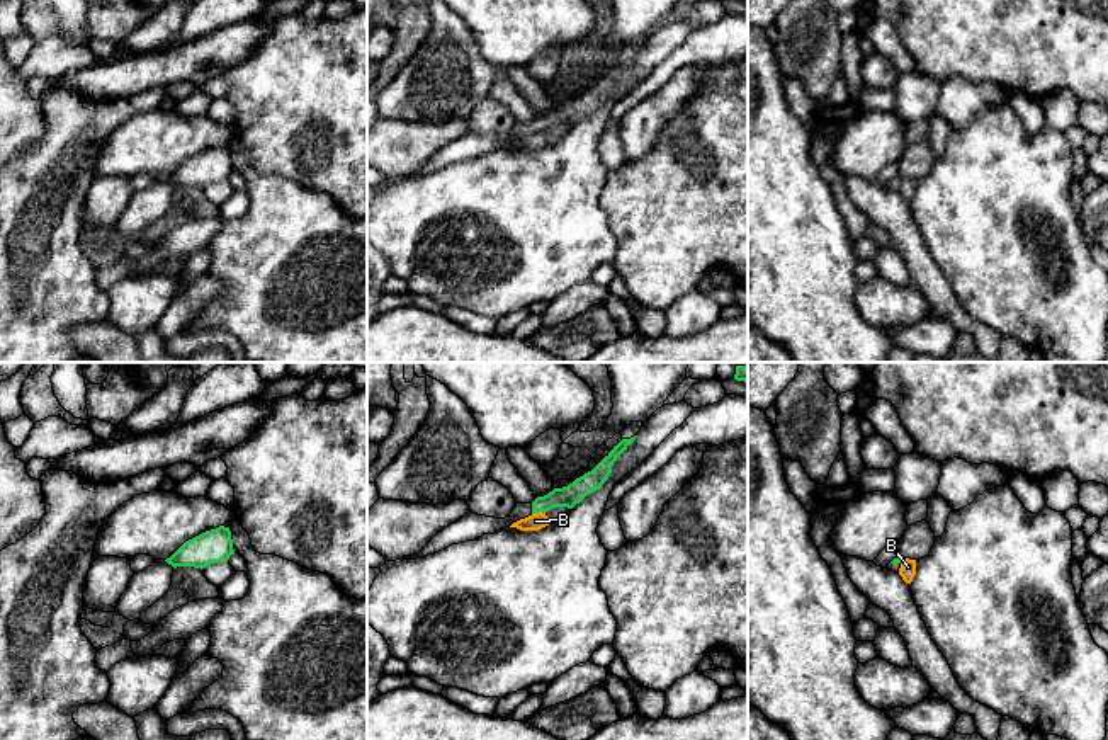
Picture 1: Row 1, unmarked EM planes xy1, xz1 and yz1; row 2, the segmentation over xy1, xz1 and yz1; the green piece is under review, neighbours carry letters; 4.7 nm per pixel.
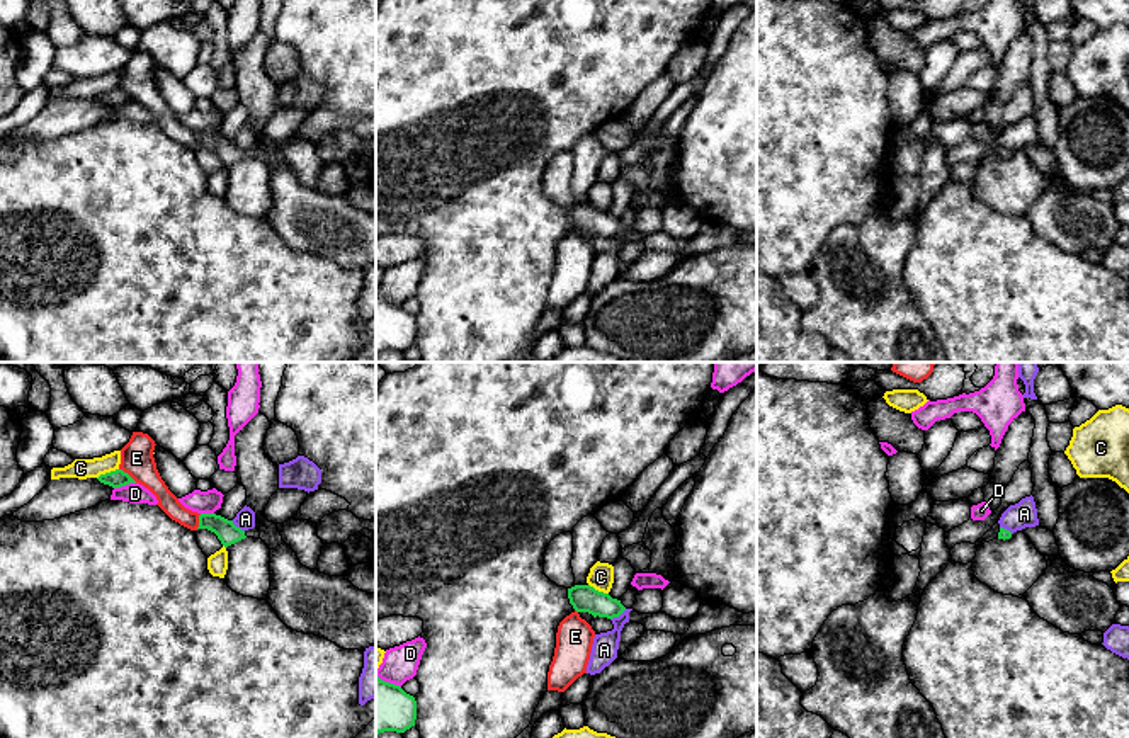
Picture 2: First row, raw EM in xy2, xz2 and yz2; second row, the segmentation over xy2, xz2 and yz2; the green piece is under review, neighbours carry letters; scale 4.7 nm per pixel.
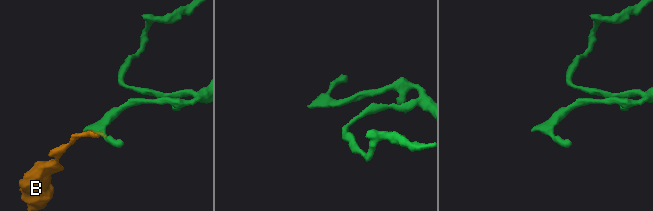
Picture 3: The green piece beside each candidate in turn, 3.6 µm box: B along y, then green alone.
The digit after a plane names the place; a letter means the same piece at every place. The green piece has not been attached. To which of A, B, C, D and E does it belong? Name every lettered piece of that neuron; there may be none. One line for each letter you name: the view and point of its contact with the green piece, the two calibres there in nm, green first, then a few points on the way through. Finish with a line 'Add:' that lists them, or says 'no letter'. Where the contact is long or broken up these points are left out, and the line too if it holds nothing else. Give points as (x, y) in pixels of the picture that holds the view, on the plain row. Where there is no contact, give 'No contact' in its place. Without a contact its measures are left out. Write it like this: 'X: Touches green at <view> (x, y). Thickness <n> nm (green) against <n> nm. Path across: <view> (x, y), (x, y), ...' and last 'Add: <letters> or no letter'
Add: no letter

